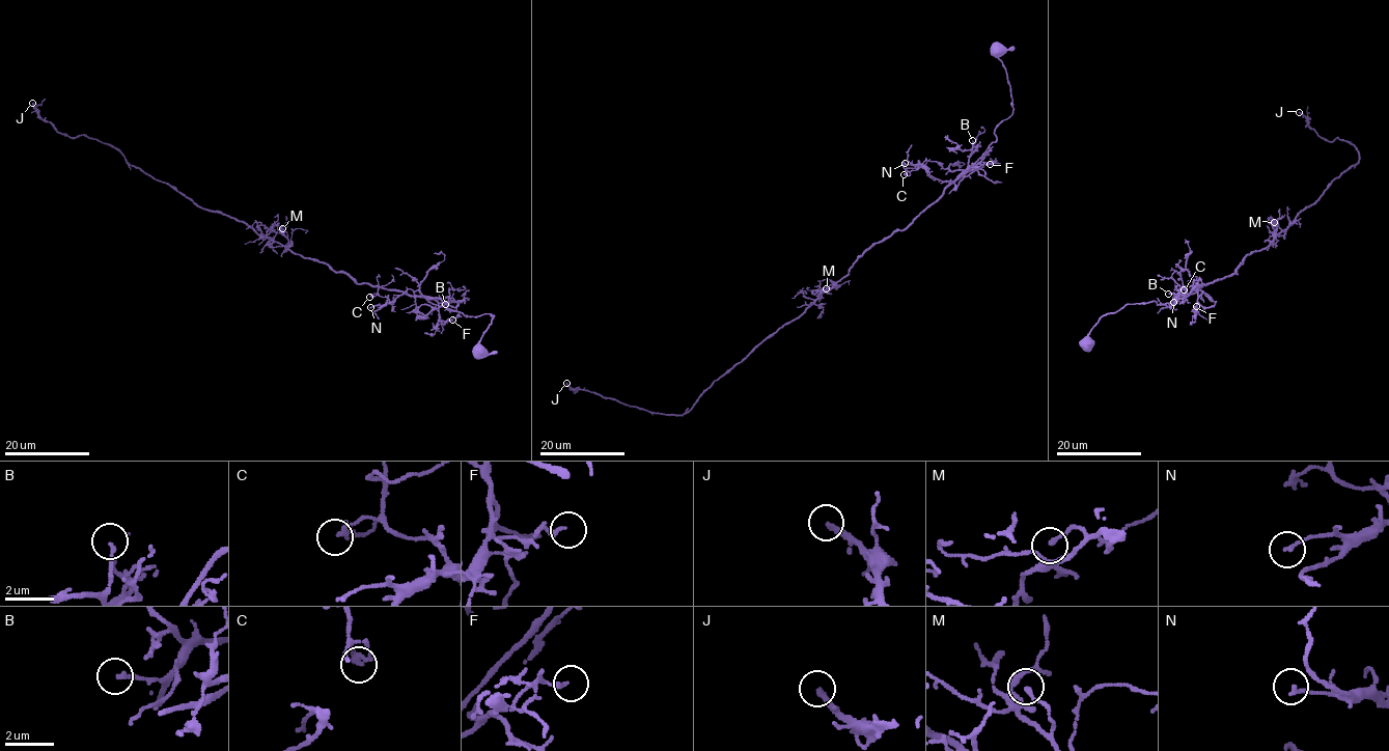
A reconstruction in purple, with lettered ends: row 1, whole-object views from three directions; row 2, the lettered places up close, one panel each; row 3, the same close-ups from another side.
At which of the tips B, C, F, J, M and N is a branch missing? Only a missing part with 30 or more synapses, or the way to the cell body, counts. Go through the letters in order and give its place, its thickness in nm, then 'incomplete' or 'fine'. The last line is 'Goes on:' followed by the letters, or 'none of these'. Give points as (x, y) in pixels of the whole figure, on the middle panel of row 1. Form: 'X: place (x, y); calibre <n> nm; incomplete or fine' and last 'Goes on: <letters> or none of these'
B: place (972, 140); calibre 170 nm; fine
C: place (904, 174); calibre 130 nm; fine
F: place (990, 164); calibre 190 nm; fine
J: place (566, 383); calibre 240 nm; incomplete
M: place (826, 288); calibre 170 nm; fine
N: place (905, 163); calibre 140 nm; fine
Goes on: J

